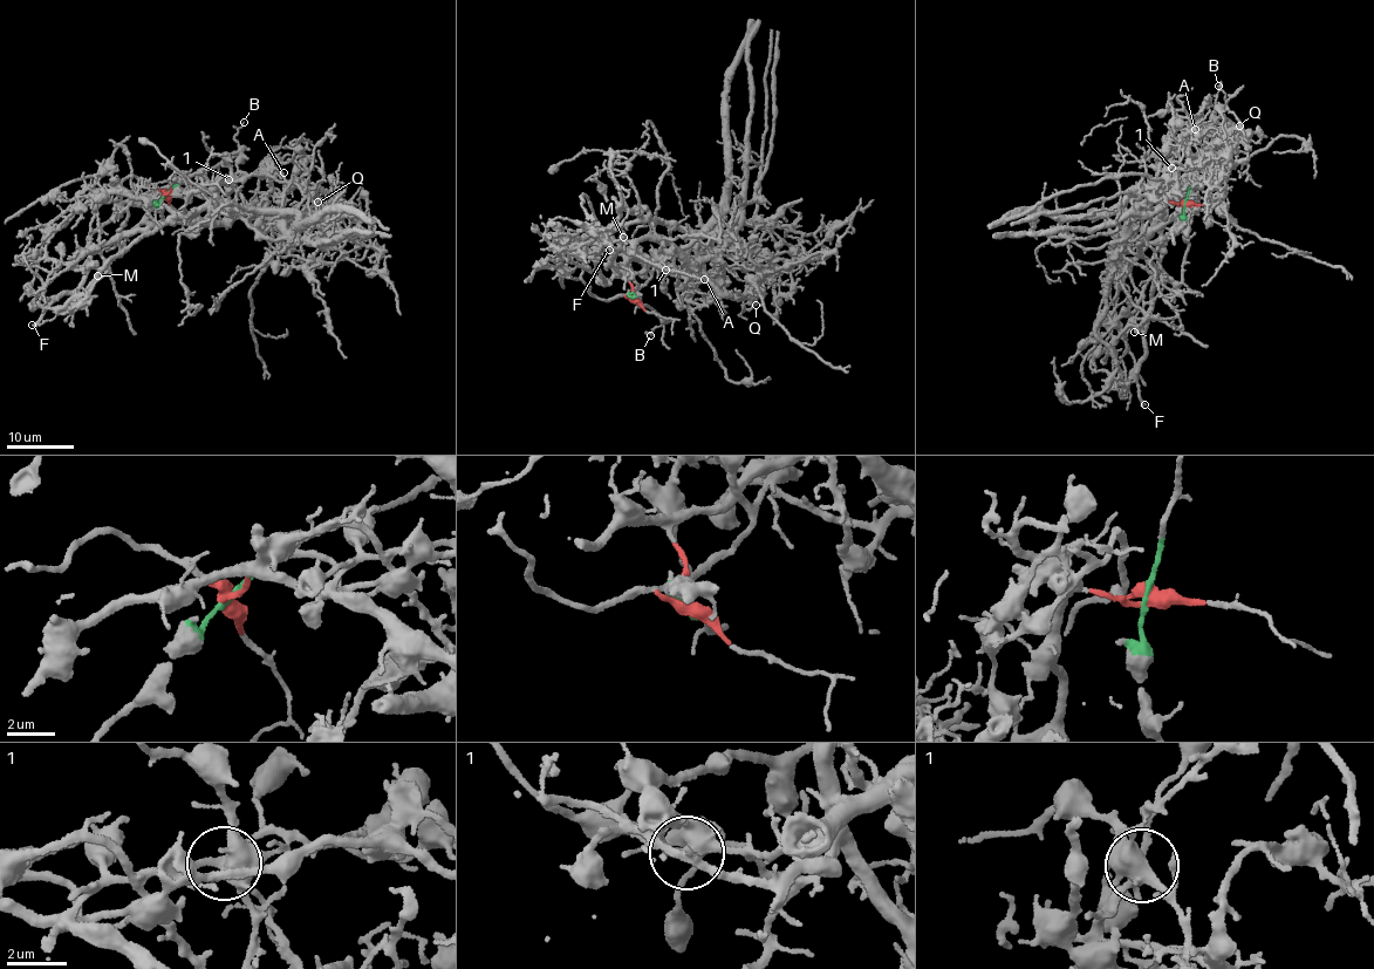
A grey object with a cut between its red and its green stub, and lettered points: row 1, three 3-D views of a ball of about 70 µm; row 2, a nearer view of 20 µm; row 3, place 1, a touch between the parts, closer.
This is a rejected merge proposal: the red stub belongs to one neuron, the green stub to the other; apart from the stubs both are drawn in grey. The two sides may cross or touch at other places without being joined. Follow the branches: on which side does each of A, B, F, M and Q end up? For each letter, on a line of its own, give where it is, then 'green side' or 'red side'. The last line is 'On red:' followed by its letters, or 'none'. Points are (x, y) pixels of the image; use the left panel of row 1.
A: place (284, 172); red side
B: place (244, 122); green side
F: place (32, 325); green side
M: place (97, 275); red side
Q: place (318, 202); red side
On red: A, M, Q

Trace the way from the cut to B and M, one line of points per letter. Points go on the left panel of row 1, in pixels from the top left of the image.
B: (165, 195), (184, 179), (236, 152), (238, 145), (233, 135), (244, 122)
M: (165, 195), (171, 191), (164, 185), (125, 202), (80, 205), (86, 196), (96, 211), (104, 265), (98, 274)

